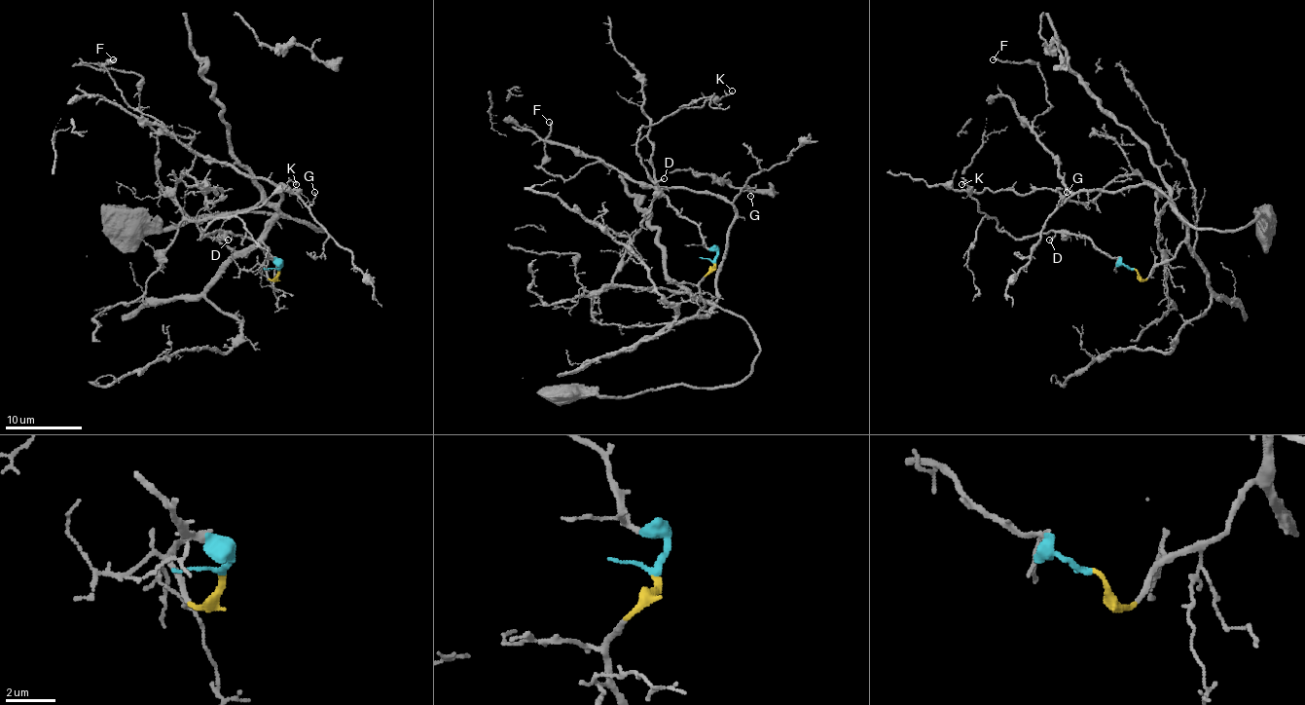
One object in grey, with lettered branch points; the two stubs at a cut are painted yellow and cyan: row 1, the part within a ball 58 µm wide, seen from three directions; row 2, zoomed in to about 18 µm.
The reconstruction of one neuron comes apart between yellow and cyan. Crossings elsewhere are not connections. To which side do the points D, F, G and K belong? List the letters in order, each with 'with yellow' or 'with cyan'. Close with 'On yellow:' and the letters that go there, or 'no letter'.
D: with cyan
F: with yellow
G: with yellow
K: with cyan
On yellow: F, G

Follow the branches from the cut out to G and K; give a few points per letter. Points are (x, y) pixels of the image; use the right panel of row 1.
G: (1133, 270), (1144, 279), (1175, 256), (1186, 237), (1175, 204), (1148, 185), (1084, 191), (1062, 202), (1068, 193)
K: (1133, 270), (1086, 237), (1058, 231), (1009, 237), (979, 211), (971, 189), (961, 185)

